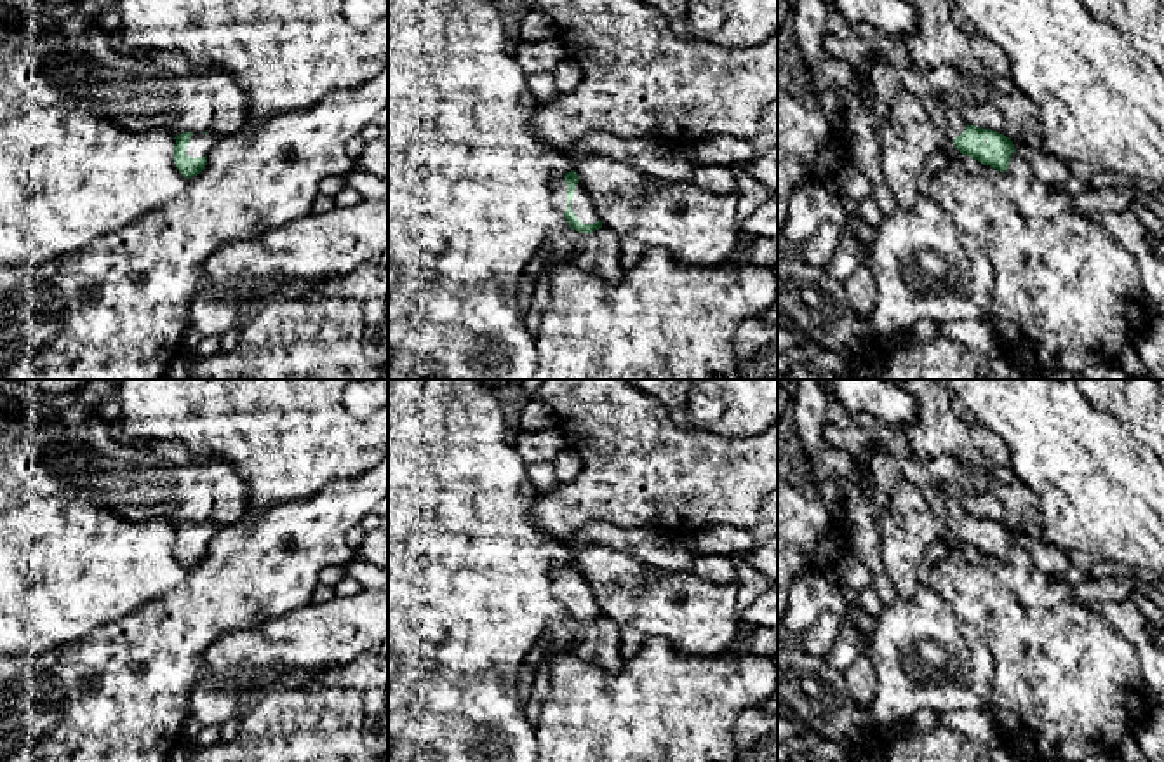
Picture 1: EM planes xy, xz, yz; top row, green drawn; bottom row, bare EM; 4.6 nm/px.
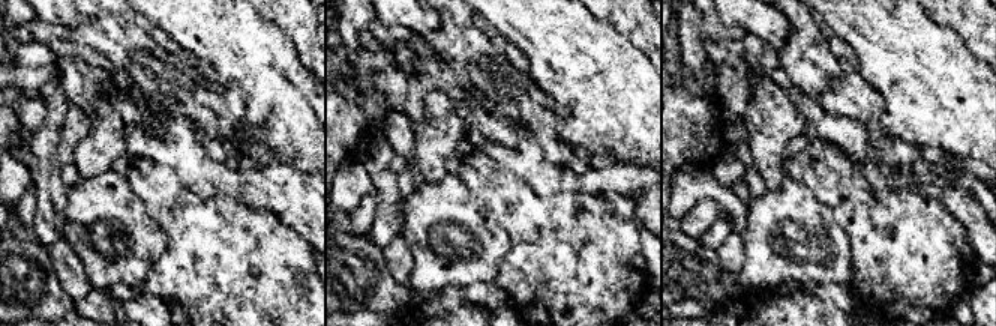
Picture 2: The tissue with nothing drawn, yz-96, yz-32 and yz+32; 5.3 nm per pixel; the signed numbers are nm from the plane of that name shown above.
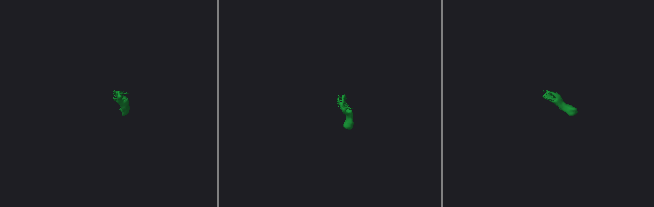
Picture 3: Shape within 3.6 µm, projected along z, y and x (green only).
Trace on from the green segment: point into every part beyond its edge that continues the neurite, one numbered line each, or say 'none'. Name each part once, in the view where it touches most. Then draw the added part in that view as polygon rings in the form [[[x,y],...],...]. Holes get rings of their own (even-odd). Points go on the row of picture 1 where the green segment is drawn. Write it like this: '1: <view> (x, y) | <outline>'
1: xz (582, 204) | [[[581,183],[576,184],[571,209],[574,211],[576,217],[585,224],[595,224],[600,219],[590,195],[581,186]]]

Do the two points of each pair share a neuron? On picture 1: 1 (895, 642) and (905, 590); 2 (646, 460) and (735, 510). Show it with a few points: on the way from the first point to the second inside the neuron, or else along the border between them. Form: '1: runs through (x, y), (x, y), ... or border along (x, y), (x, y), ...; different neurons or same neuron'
1: border along (919, 583), (909, 597), (898, 597); different neurons
2: runs through (668, 477), (705, 481), (712, 487); same neuron

